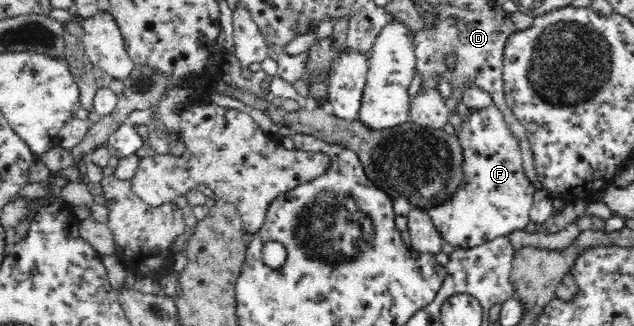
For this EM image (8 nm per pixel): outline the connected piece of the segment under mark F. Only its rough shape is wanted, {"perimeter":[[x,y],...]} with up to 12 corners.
{"perimeter":[[494,104],[454,122],[462,178],[428,211],[480,246],[530,222],[536,187]]}

